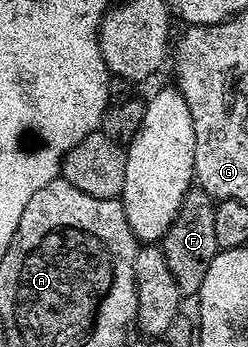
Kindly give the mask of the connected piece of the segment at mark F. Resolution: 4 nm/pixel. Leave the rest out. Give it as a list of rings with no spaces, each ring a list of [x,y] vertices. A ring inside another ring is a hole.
[[[191,189],[180,205],[168,233],[160,241],[168,269],[172,269],[172,277],[176,277],[176,285],[183,297],[197,296],[200,285],[204,285],[208,265],[212,265],[212,257],[219,253],[215,236],[215,206],[215,200],[211,199],[208,192]]]

